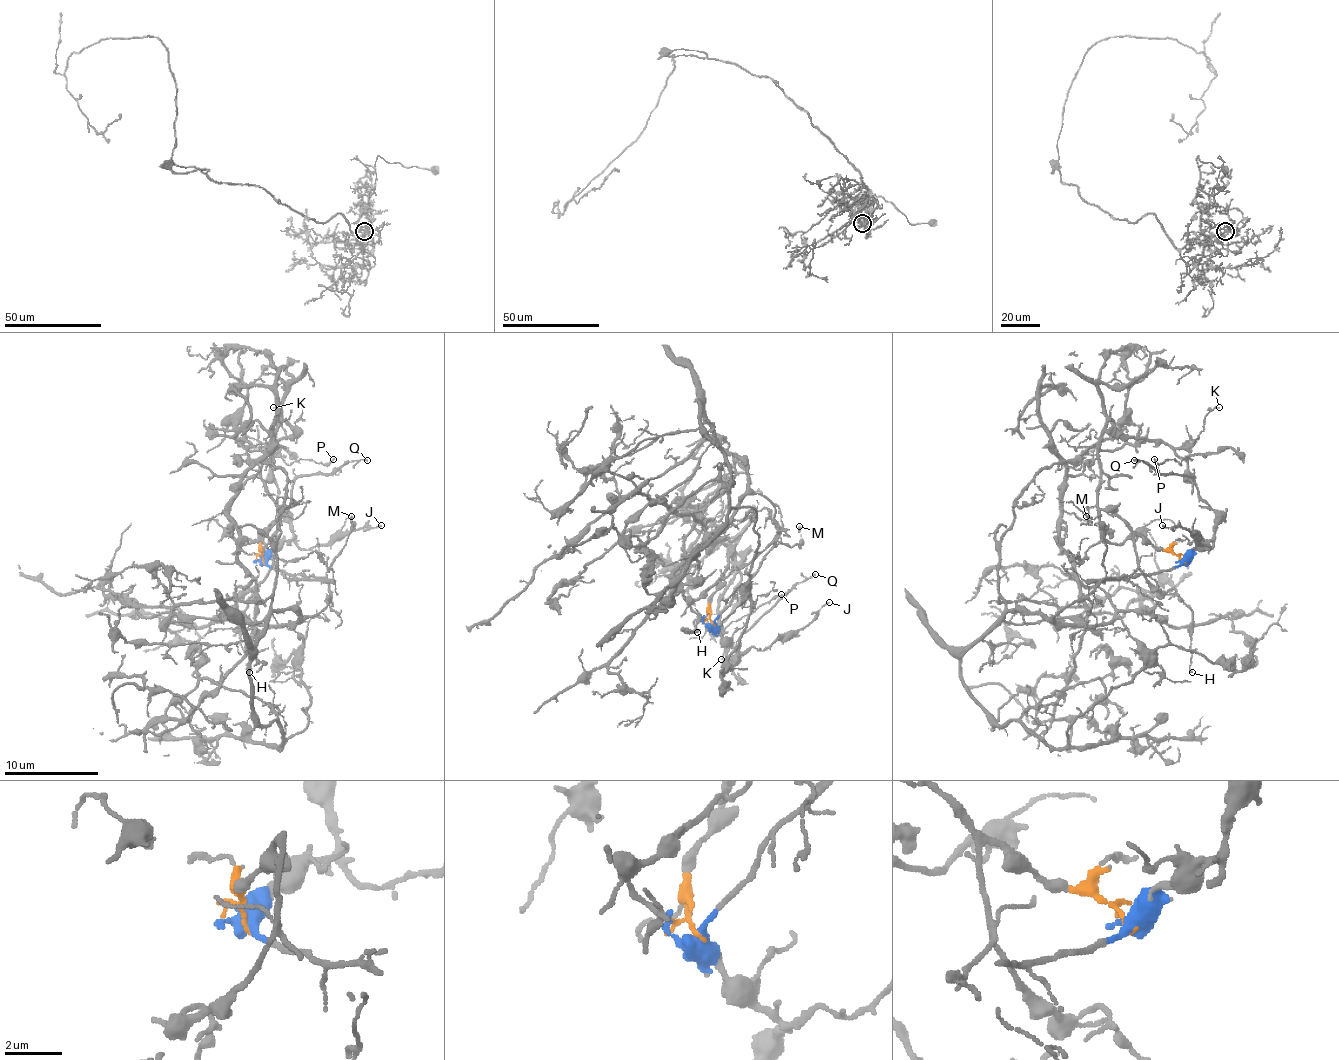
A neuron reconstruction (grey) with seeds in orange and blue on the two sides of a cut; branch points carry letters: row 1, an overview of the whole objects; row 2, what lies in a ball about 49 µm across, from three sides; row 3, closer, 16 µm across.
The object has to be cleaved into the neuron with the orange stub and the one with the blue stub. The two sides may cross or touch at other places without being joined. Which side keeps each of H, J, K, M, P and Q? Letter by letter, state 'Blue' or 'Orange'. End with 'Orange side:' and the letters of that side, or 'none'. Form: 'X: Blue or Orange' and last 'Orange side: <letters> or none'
H: Orange
J: Blue
K: Orange
M: Blue
P: Orange
Q: Blue
Orange side: H, K, P

